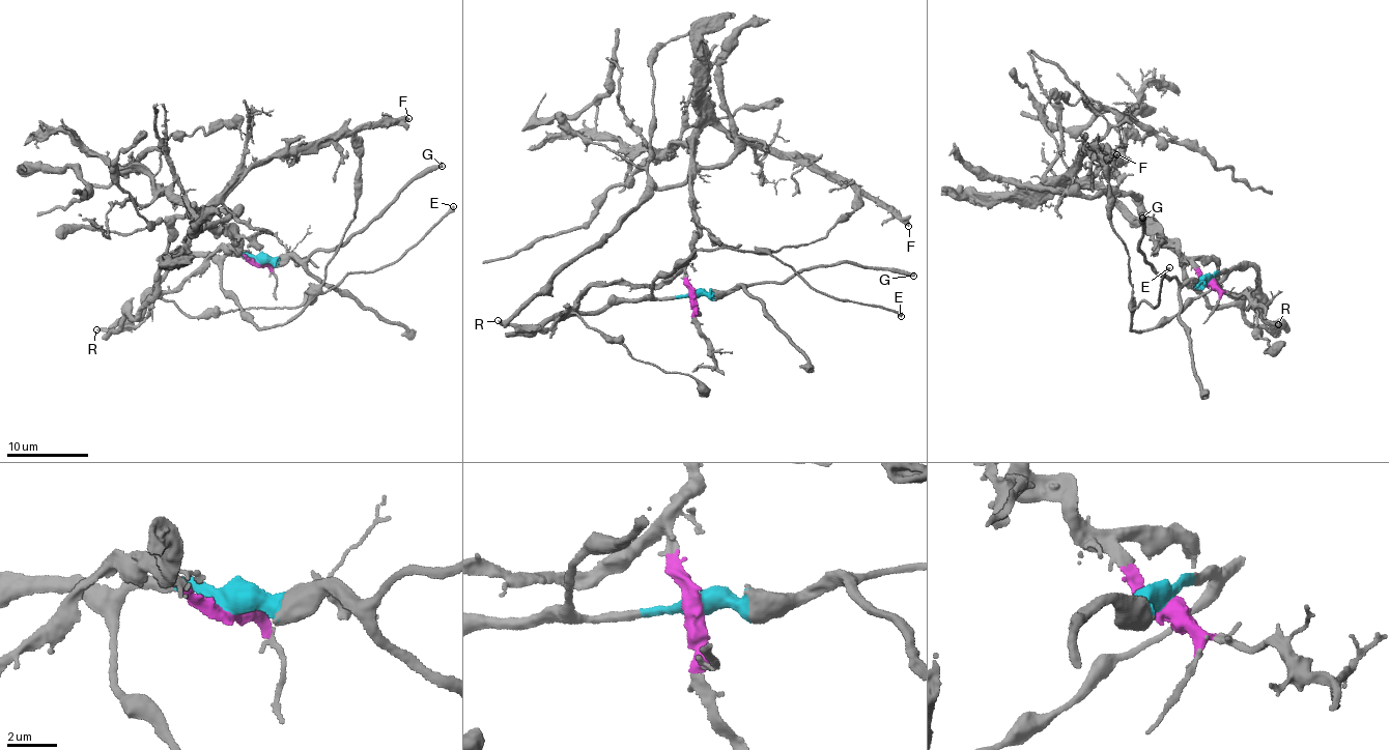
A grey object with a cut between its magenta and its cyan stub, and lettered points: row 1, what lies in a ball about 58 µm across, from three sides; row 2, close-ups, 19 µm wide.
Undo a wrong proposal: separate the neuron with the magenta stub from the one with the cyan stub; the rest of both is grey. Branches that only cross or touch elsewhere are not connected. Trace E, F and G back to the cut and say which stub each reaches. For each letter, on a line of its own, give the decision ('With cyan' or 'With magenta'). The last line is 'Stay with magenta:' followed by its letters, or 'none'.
E: With cyan
F: With magenta
G: With cyan
Stay with magenta: F

